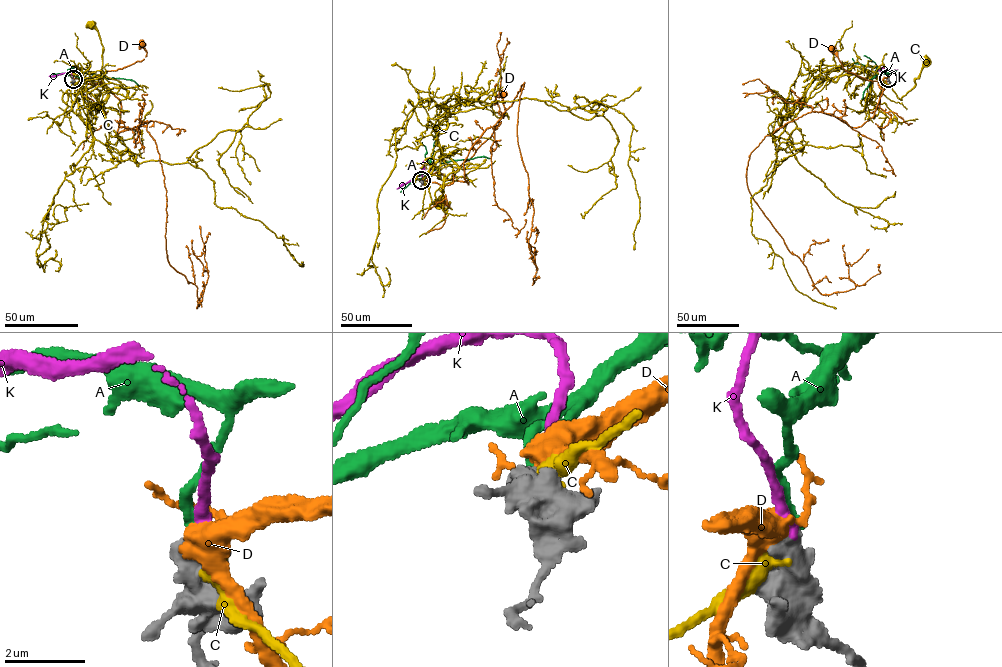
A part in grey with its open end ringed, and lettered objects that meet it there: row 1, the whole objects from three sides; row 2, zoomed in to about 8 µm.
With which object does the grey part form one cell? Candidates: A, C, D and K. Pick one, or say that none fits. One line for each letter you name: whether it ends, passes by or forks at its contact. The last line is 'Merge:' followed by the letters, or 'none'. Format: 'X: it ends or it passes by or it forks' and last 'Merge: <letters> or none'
K: it ends
Merge: K

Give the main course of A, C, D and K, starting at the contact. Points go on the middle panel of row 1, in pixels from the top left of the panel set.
A: (421, 180), (441, 163), (490, 158)
C: (422, 181), (440, 151), (429, 193), (436, 204), (444, 202), (448, 207), (450, 203), (438, 203)
D: (422, 180), (437, 172), (450, 180), (453, 177), (463, 162), (490, 137), (505, 114), (503, 94)
K: (421, 180), (422, 176), (418, 175), (397, 189)

